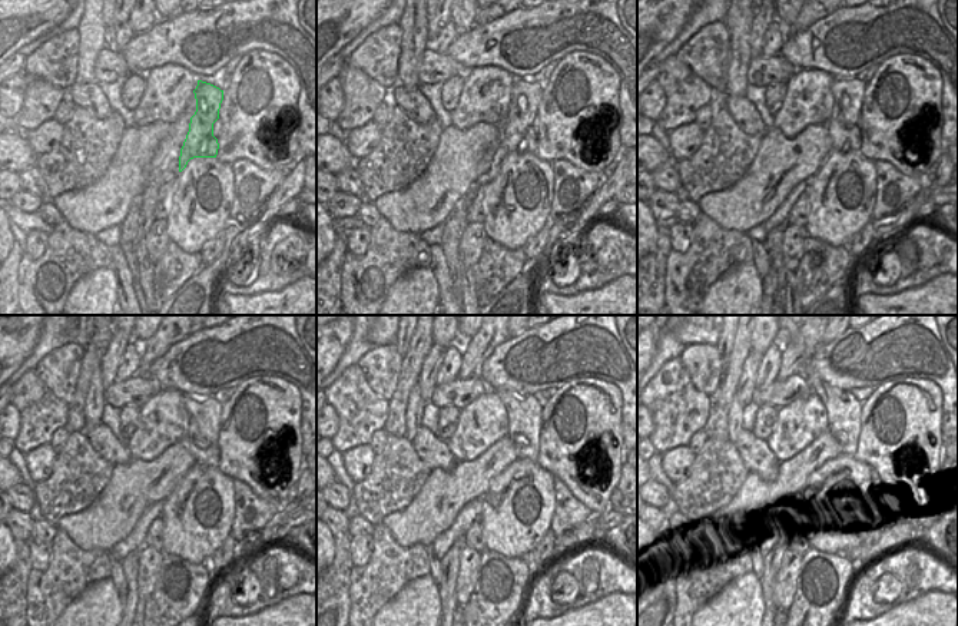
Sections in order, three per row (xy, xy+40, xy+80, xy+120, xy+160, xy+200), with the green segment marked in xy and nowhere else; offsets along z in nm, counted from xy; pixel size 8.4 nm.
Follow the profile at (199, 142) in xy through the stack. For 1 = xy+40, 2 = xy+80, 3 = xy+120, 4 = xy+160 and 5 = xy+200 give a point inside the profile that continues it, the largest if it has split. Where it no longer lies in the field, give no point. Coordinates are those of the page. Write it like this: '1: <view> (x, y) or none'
1: xy+40 (520, 129)
2: xy+80 (844, 126)
3: xy+120 (202, 440)
4: xy+160 (523, 413)
5: xy+200 (844, 410)

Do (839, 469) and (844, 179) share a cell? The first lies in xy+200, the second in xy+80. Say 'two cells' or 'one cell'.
one cell

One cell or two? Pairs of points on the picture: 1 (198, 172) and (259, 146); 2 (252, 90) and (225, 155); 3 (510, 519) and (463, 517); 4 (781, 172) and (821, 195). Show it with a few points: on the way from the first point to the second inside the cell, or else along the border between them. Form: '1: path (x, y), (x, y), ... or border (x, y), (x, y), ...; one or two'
1: border (215, 158), (231, 165); two
2: path (252, 106), (248, 112), (248, 131), (239, 139); one
3: border (483, 497), (483, 512), (477, 519); two
4: border (826, 156), (821, 168), (804, 181); two

